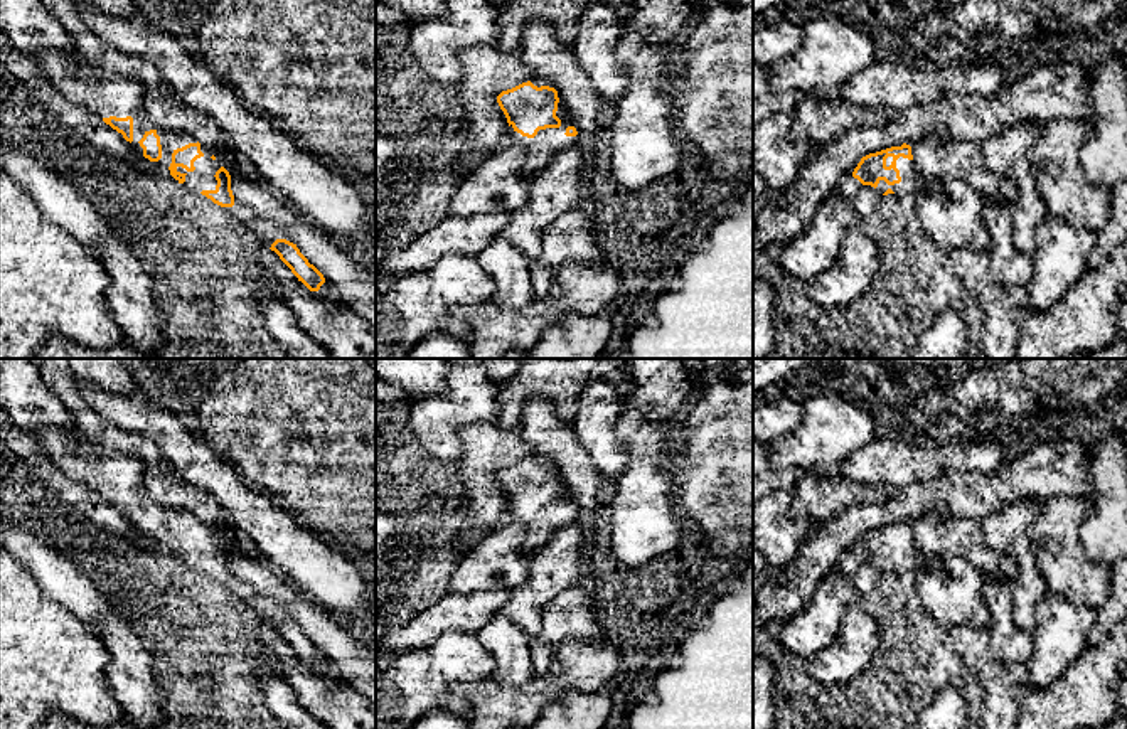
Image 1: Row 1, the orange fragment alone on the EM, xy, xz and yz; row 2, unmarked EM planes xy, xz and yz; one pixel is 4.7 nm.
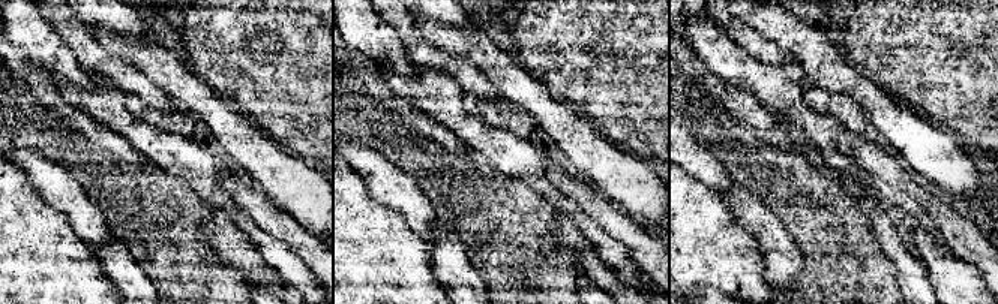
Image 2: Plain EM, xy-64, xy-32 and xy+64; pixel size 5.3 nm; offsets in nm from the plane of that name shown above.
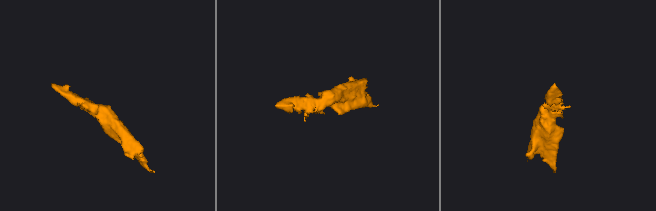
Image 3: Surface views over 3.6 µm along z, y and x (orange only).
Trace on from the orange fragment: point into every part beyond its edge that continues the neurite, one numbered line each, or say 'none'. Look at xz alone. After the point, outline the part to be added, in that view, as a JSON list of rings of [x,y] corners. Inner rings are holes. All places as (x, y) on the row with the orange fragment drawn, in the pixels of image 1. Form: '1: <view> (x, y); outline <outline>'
1: xz (541, 148); outline [[[558,103],[556,116],[561,120],[561,126],[539,130],[534,138],[522,136],[512,128],[512,125],[509,126],[509,136],[512,141],[527,150],[527,160],[524,165],[526,177],[532,177],[534,173],[544,170],[558,152],[576,143],[576,136],[564,135],[566,128],[573,125],[568,125],[563,120],[563,114],[563,106]]]

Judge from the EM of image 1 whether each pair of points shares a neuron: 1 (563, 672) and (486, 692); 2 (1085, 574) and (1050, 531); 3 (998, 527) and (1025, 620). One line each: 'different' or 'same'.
1: same
2: same
3: same

